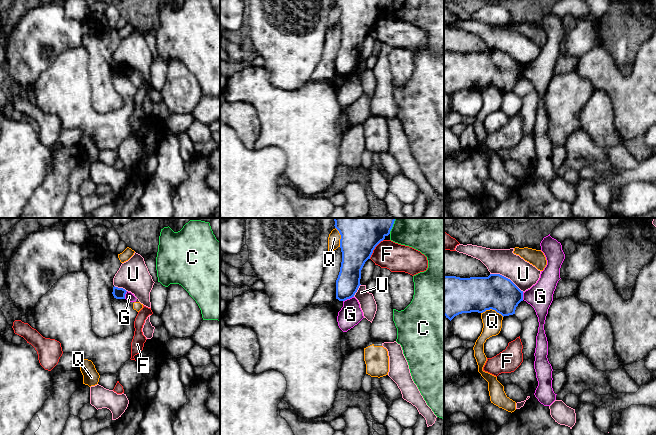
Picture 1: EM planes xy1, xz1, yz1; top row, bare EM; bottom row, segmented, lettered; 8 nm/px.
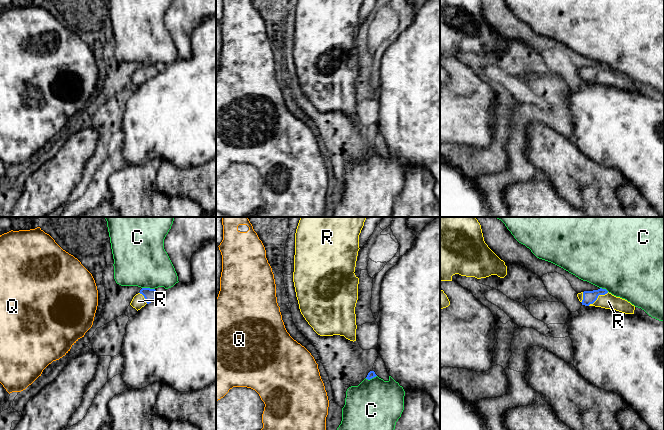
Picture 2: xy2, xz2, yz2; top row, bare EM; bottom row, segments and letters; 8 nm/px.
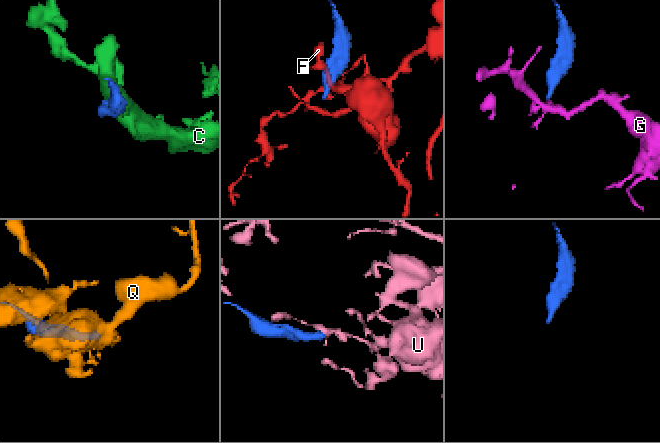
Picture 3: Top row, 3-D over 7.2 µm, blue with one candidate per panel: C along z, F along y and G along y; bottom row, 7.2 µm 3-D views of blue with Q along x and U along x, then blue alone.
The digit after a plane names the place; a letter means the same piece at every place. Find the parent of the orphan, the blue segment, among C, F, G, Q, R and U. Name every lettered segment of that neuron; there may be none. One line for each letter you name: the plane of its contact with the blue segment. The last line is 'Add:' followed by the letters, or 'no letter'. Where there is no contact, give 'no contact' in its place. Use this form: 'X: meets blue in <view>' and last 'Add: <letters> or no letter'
R: meets blue in yz2
Add: R

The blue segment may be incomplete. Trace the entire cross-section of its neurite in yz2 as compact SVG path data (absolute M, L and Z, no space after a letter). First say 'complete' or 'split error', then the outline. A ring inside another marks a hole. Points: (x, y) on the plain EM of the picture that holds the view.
split error | M606 65L584 67L577 70L579 77L585 82L595 82L616 86L625 90L634 90L635 82L625 75L616 73Z

